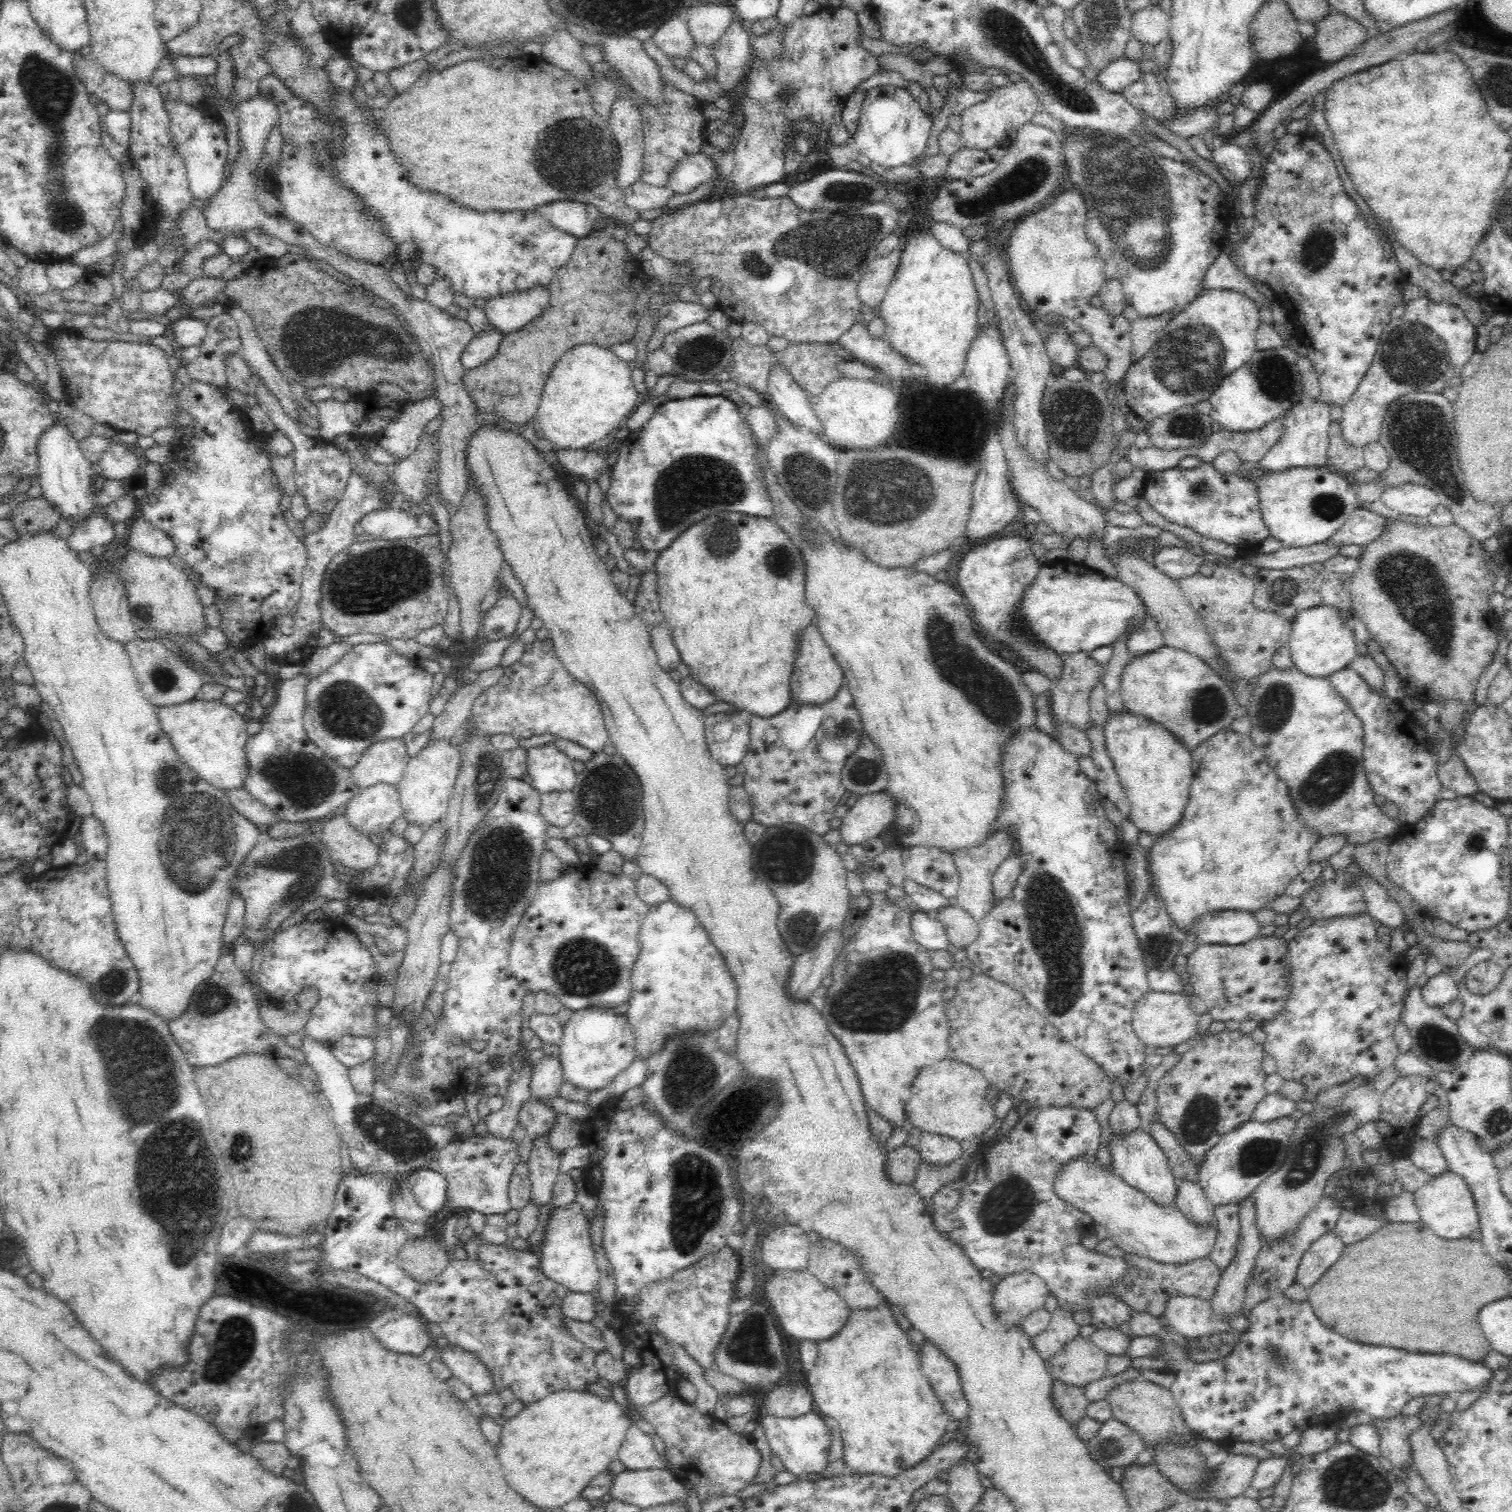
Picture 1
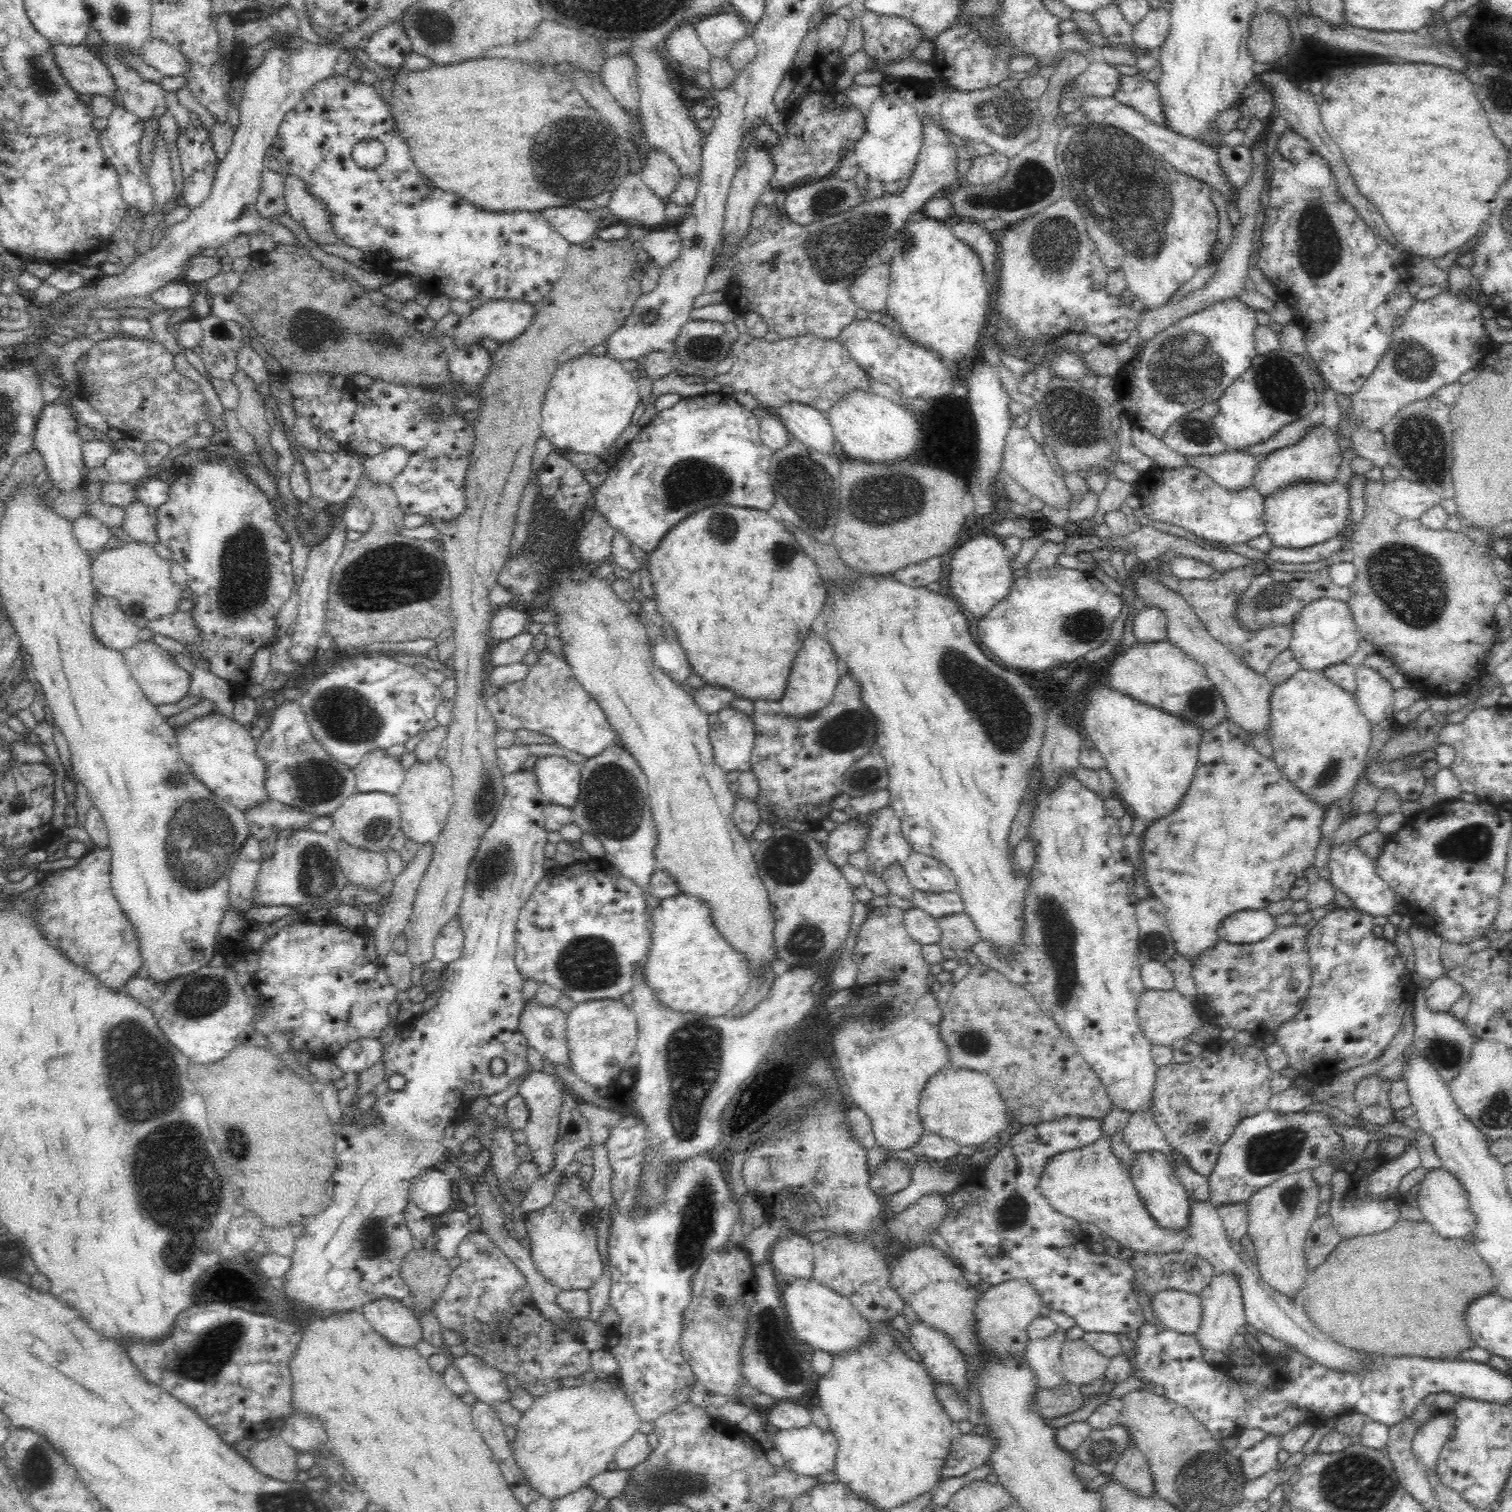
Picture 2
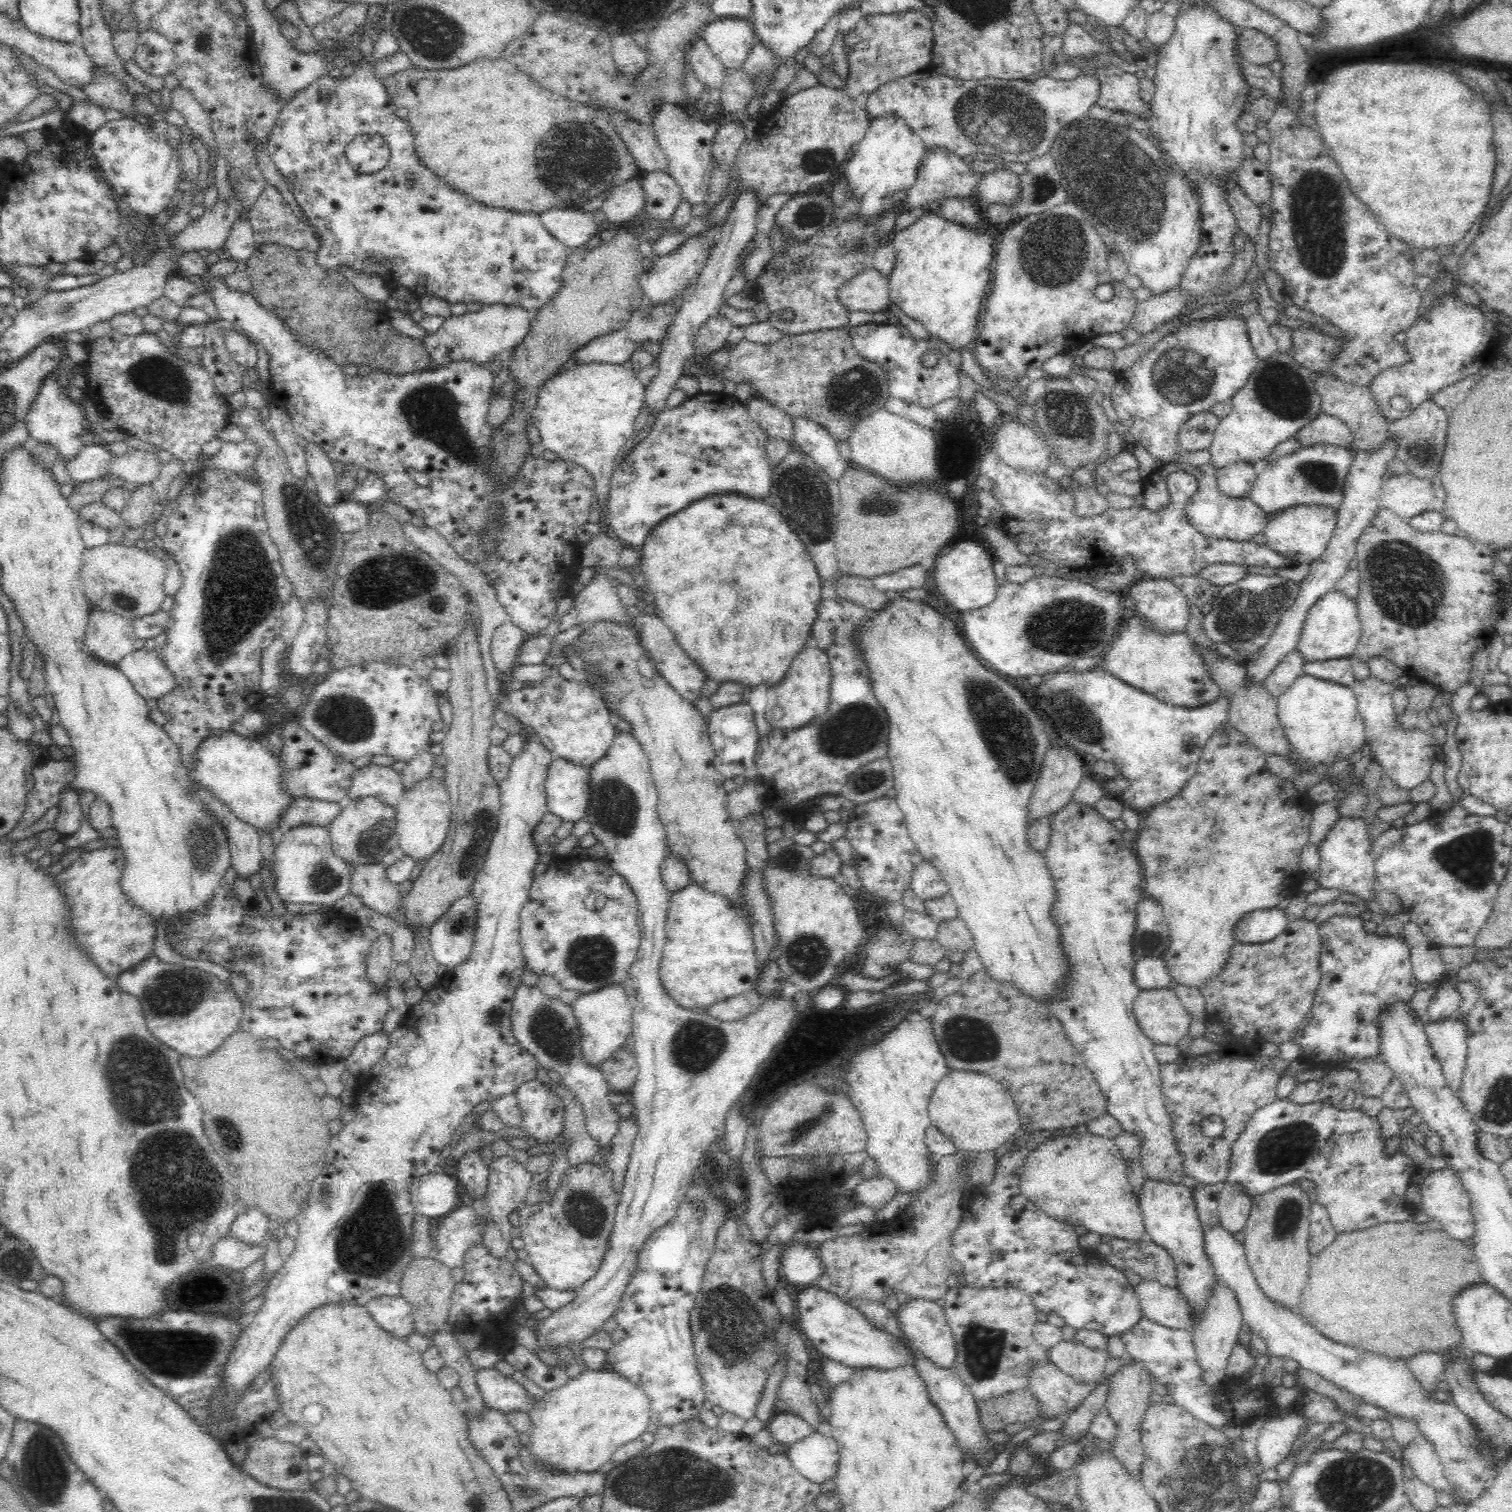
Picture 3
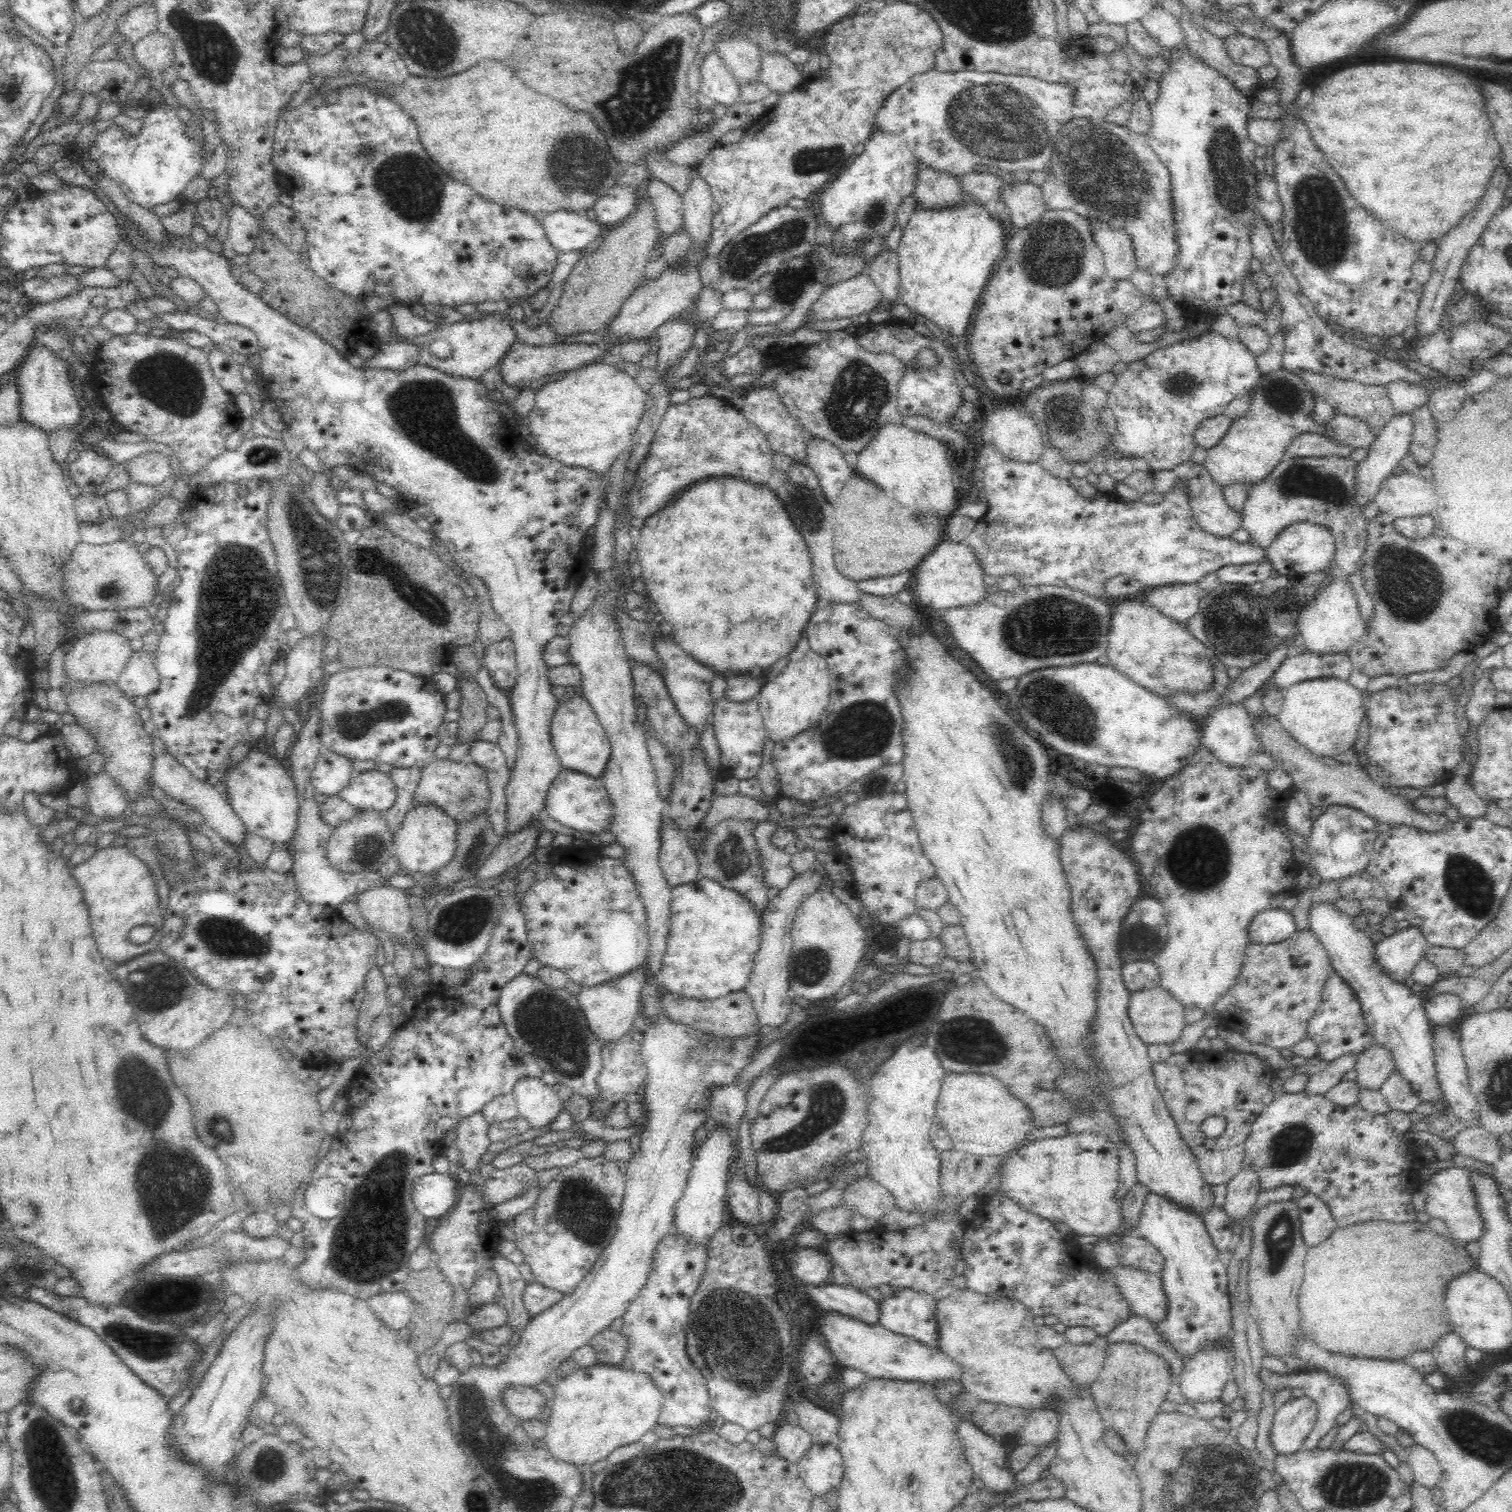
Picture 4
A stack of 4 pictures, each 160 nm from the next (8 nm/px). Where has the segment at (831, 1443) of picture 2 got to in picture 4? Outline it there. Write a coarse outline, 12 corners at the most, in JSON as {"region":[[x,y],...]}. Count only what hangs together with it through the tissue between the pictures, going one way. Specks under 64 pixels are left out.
{"region":[[813,1444],[797,1465],[814,1496],[839,1487],[843,1456],[832,1444]]}

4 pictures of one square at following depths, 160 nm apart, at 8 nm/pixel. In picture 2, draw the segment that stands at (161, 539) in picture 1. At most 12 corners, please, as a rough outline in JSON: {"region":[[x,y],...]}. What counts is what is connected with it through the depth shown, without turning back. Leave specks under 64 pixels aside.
{"region":[[147,504],[124,507],[121,532],[127,540],[153,546],[159,540]]}

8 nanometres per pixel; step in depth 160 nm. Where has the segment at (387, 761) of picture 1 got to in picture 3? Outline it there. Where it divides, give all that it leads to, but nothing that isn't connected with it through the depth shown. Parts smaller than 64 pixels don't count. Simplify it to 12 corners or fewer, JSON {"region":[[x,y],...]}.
{"region":[[371,763],[355,770],[345,801],[374,797],[395,807],[400,773]]}

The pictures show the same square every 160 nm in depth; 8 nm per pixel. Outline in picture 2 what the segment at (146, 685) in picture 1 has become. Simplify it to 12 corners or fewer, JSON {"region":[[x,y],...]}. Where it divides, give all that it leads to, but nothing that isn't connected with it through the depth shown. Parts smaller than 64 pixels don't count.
{"region":[[138,641],[122,652],[150,702],[184,698],[190,674],[171,652]]}

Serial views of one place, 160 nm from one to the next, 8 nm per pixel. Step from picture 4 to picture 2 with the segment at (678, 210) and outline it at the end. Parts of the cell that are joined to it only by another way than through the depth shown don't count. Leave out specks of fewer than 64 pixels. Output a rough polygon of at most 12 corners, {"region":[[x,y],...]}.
{"region":[[652,148],[638,174],[666,206],[681,179],[678,165]]}

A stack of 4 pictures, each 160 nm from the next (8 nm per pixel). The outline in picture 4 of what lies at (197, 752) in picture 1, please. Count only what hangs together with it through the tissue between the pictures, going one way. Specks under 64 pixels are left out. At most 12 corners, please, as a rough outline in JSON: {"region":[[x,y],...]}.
{"region":[[251,746],[227,768],[248,833],[290,844],[299,800],[281,760]]}

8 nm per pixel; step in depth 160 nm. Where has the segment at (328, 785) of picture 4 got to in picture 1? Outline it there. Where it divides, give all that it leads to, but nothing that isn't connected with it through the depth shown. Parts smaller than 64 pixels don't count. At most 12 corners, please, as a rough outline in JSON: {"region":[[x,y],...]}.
{"region":[[308,673],[278,679],[245,789],[287,822],[361,789],[304,728]]}

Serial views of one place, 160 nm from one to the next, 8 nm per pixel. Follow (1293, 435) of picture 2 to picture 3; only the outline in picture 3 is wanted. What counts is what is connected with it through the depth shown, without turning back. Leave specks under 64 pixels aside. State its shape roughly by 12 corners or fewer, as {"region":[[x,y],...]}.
{"region":[[1325,413],[1294,437],[1306,447],[1348,449],[1354,440],[1340,418]]}

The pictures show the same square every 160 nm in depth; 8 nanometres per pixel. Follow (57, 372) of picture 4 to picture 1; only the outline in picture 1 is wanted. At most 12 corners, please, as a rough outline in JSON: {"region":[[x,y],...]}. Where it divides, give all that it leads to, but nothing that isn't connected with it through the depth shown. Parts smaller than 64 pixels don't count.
{"region":[[60,421],[37,442],[43,497],[80,523],[95,505],[92,463]]}

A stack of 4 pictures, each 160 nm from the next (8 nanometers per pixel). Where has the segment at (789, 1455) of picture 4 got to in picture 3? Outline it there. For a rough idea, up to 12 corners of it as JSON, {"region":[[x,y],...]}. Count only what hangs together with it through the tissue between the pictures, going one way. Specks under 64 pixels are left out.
{"region":[[775,1412],[765,1426],[775,1443],[790,1448],[812,1435],[798,1415]]}

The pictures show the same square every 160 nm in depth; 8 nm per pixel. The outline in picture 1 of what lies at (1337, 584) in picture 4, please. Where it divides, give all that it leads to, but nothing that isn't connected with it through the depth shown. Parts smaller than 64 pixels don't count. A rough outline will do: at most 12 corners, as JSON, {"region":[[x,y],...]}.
{"region":[[1329,604],[1301,610],[1295,667],[1329,677],[1357,657],[1351,621]]}

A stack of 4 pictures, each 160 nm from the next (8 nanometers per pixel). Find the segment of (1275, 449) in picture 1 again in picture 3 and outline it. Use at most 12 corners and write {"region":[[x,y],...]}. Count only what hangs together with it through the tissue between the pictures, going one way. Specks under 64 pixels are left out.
{"region":[[1346,447],[1271,460],[1248,496],[1266,518],[1288,507],[1338,512]]}

